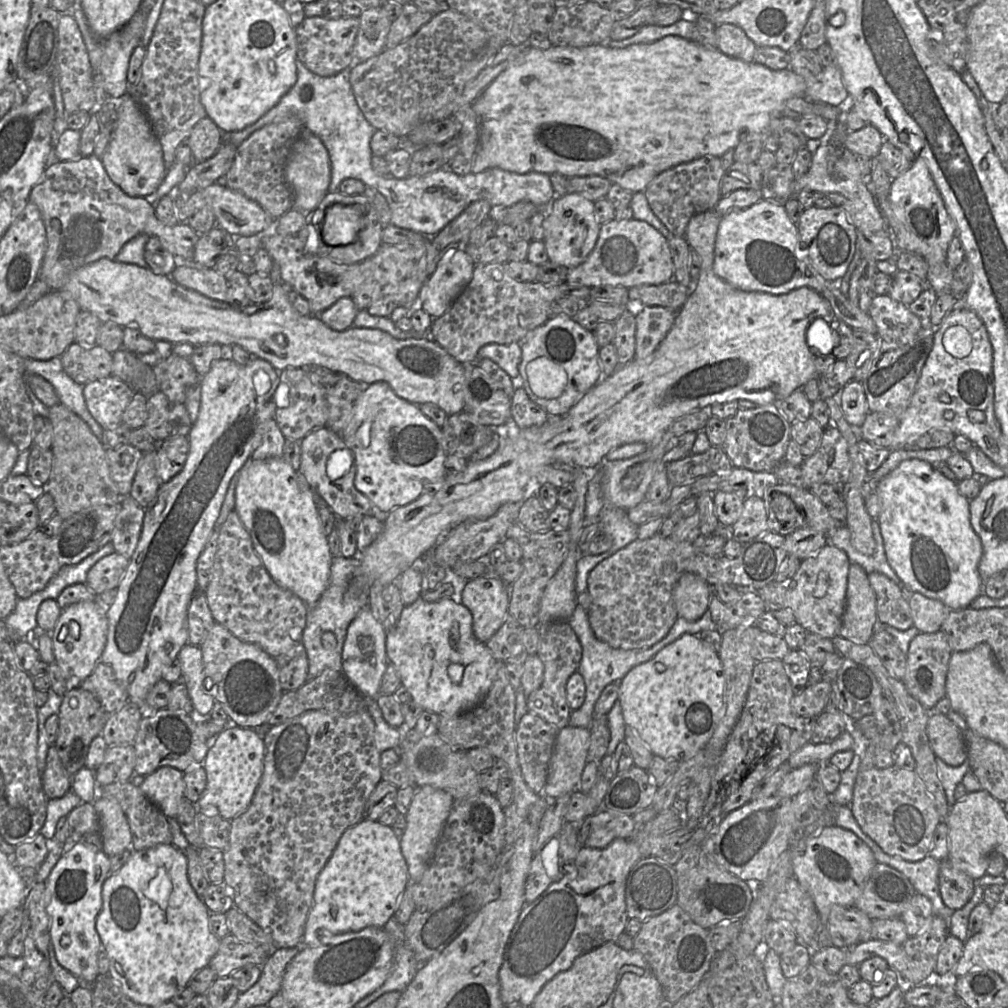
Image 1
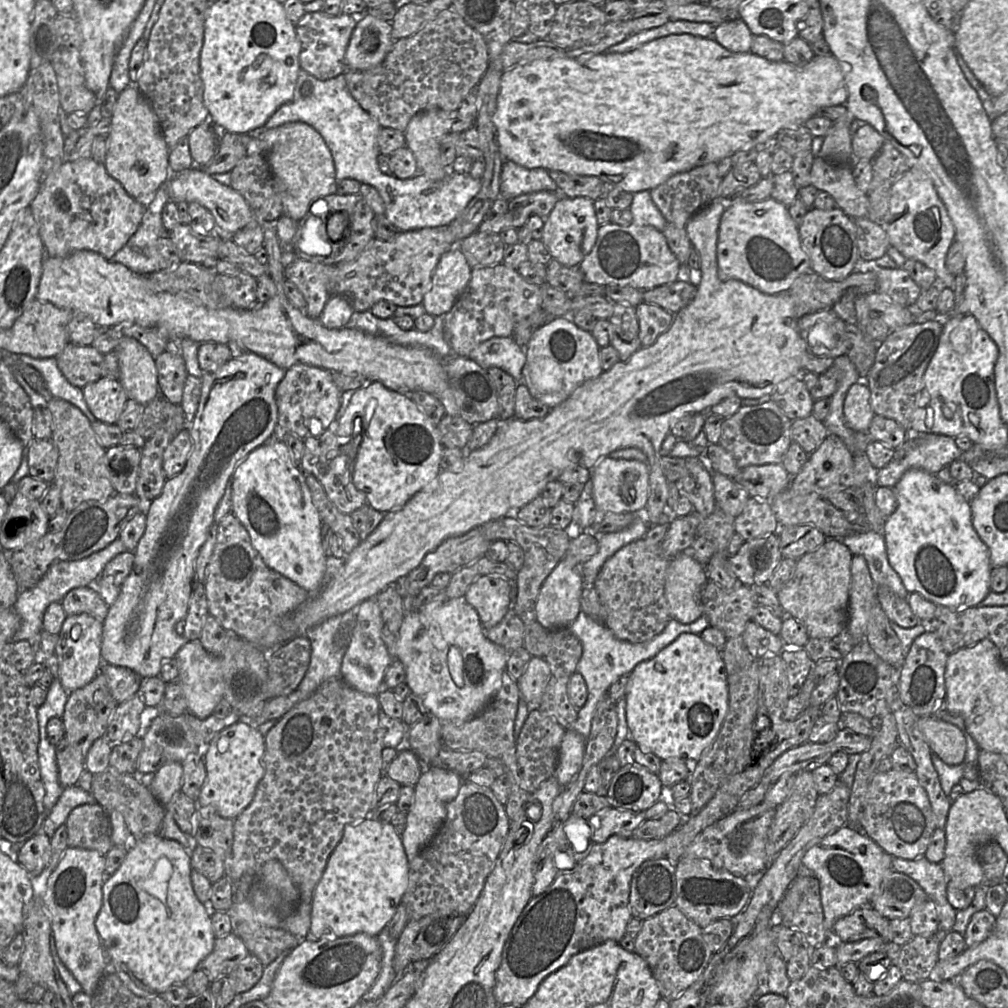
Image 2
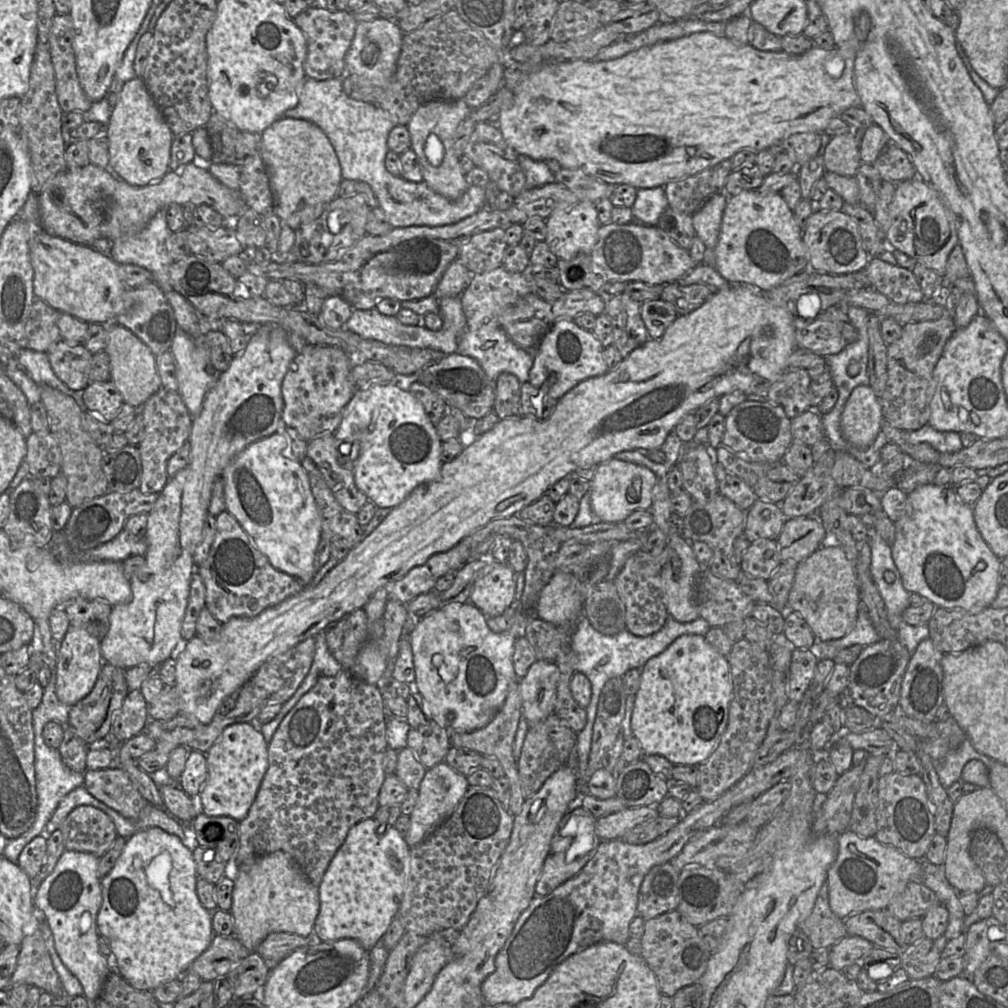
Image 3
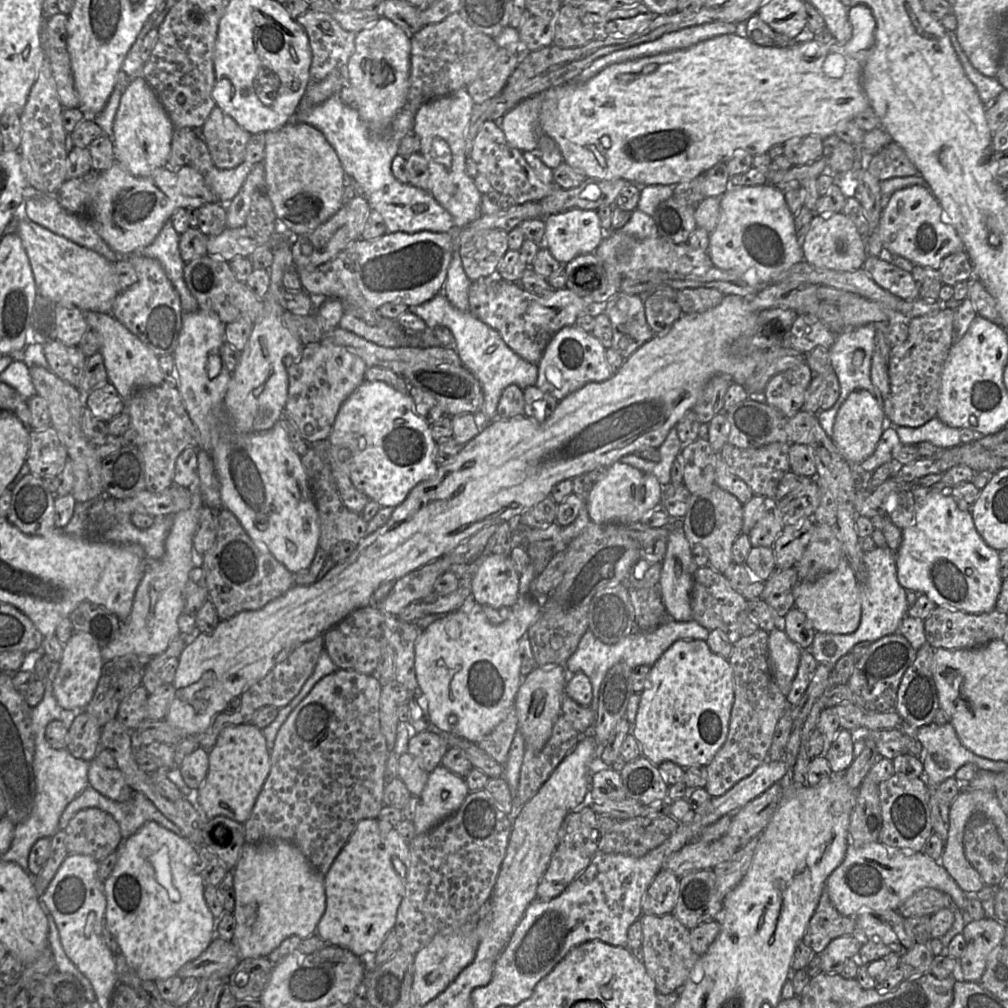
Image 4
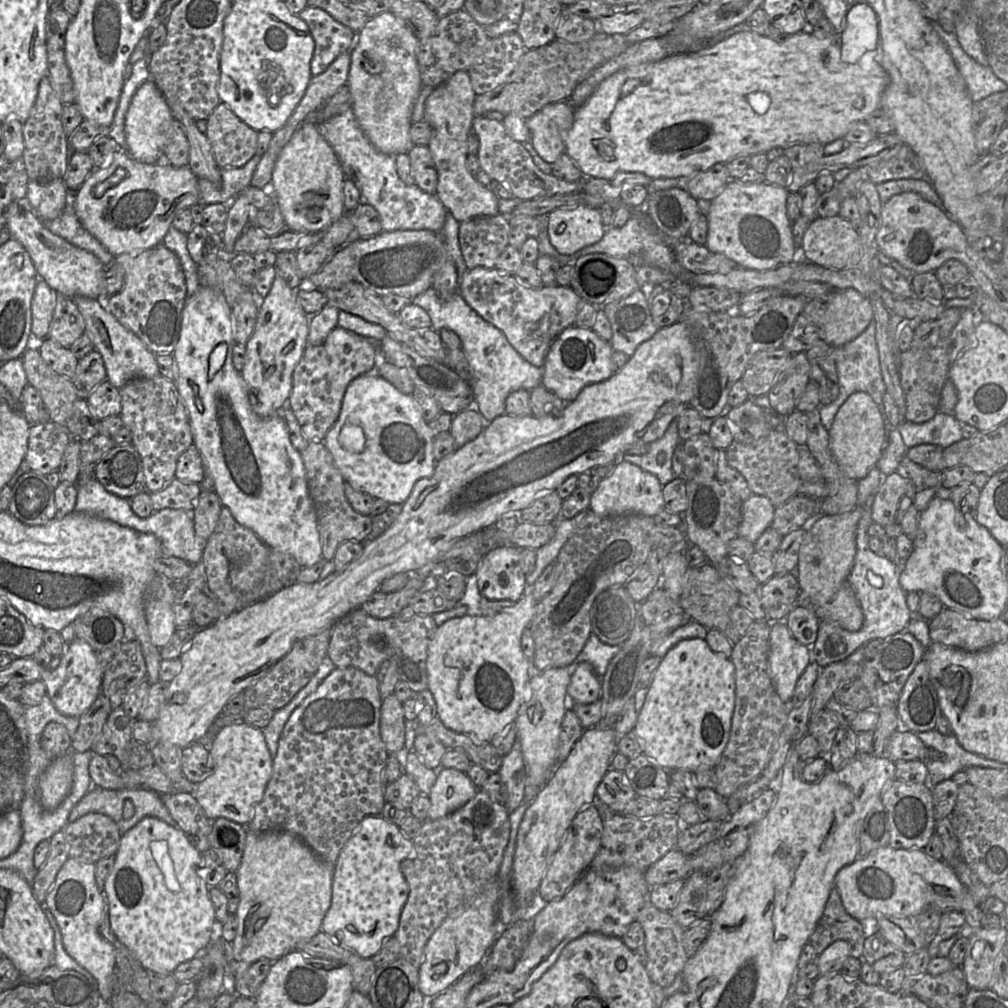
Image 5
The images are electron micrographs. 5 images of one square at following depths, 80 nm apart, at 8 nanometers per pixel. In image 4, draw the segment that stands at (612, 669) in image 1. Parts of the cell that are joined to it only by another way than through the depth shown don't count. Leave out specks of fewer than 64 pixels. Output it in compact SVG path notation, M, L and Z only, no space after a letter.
M670 619L654 631L633 631L619 642L610 645L600 641L588 629L582 636L576 651L567 660L565 669L569 675L584 673L589 678L593 694L589 707L596 713L600 686L608 670L615 664L624 662L632 669L640 665L652 666L677 640L700 639L706 641L709 632L707 628L701 626L694 619L687 622Z

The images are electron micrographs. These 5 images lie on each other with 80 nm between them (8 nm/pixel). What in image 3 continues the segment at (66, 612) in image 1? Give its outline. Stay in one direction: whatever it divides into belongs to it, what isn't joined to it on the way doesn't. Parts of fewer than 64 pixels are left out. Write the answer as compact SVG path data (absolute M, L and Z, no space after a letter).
M70 625L61 642L55 643L57 644L56 695L62 703L72 706L93 689L104 664L100 642L86 630Z

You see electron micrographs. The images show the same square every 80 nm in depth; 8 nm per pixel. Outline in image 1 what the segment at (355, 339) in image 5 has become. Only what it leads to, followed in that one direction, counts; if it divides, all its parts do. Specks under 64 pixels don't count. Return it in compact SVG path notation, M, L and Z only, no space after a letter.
M287 368L279 372L280 383L289 388L289 405L277 408L275 420L286 439L301 441L305 436L322 427L327 427L328 405L325 398L326 387L313 383L305 368Z

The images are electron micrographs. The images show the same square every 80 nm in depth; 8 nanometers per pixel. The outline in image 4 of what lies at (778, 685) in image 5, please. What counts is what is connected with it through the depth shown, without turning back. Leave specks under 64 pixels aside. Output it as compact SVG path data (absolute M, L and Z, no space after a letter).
M775 628L769 632L769 670L782 694L786 697L797 673L801 652L801 647L791 641L782 629Z

